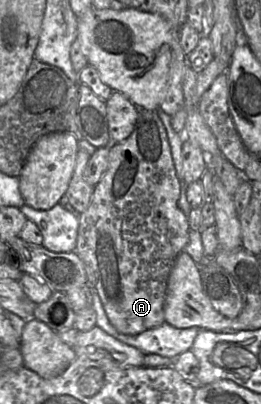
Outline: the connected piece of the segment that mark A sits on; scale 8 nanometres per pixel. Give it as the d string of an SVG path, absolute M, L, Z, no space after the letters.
M139 108L138 117L131 135L123 142L111 143L110 145L109 166L100 181L95 185L88 208L79 214L80 223L75 249L75 252L84 263L90 287L98 292L109 321L122 334L137 335L165 322L164 304L168 278L176 257L184 251L189 242L190 226L188 216L179 207L180 192L180 181L174 167L167 132L159 118L158 110Z

